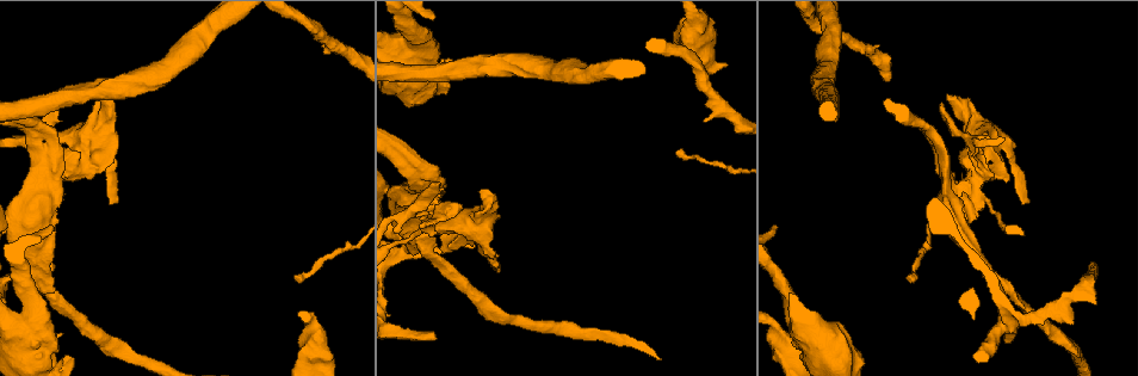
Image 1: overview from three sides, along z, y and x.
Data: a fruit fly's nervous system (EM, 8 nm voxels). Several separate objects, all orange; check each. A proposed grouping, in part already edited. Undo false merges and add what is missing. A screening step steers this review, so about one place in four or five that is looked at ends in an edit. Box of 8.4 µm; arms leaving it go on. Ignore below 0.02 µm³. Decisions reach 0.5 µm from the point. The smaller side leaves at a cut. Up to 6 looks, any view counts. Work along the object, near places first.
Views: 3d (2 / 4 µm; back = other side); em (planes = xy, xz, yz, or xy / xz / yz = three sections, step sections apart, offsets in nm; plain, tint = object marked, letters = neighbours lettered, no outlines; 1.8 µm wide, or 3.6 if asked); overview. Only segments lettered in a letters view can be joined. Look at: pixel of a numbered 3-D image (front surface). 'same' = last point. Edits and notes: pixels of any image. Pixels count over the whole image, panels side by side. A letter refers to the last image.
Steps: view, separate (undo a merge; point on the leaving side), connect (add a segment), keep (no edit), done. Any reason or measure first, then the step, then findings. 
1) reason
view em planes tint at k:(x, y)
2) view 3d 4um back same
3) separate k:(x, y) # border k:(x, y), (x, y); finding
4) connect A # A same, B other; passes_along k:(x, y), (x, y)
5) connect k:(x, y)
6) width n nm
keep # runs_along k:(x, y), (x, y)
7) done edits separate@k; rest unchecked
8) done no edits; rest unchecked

end of a long branch
view em 3.6um planes letters at 1:(777, 229)

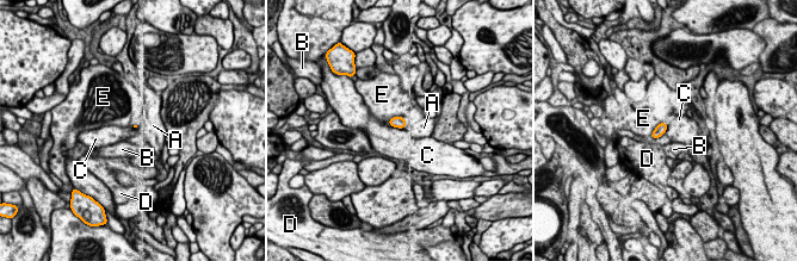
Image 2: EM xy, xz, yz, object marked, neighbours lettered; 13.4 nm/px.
keep # A other, B other, C other, D other, E other; border 2:(391, 125), (401, 129); no lettered segment goes on from it

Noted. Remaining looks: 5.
view em 3.6um xz step 16 tint at 1:(29, 327)

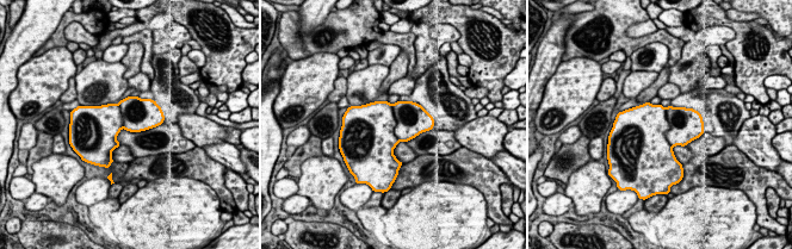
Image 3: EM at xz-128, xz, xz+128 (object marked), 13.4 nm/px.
cut it another way
view em 3.6um planes letters same

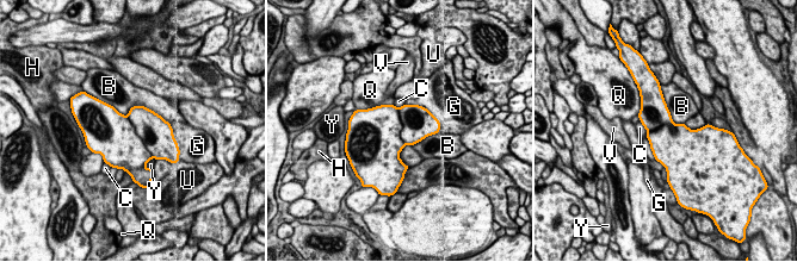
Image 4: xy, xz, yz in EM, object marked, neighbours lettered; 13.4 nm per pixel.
width 500 nm
keep # B other, C other, G other, H other, Q other, U other, V other, Y other; border 4:(103, 100), (170, 124); all the same neuron

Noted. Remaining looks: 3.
a fork
view 3d 2um at 1:(36, 277)

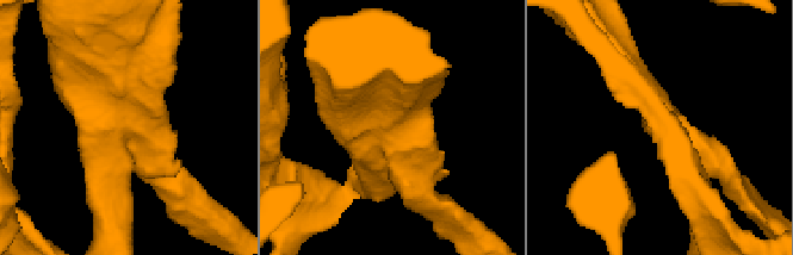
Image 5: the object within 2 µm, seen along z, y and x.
view em planes letters at 5:(380, 150)

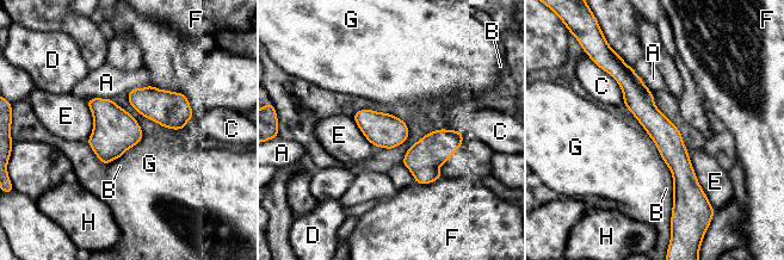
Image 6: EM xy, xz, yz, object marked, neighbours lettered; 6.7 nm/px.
arms 3
keep # A other, B other, C other, D other, E other, F other, G other, H other; runs_along 6:(624, 67), (677, 158), (677, 198); all the same neuron

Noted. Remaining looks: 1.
done no edits; rest unchecked

